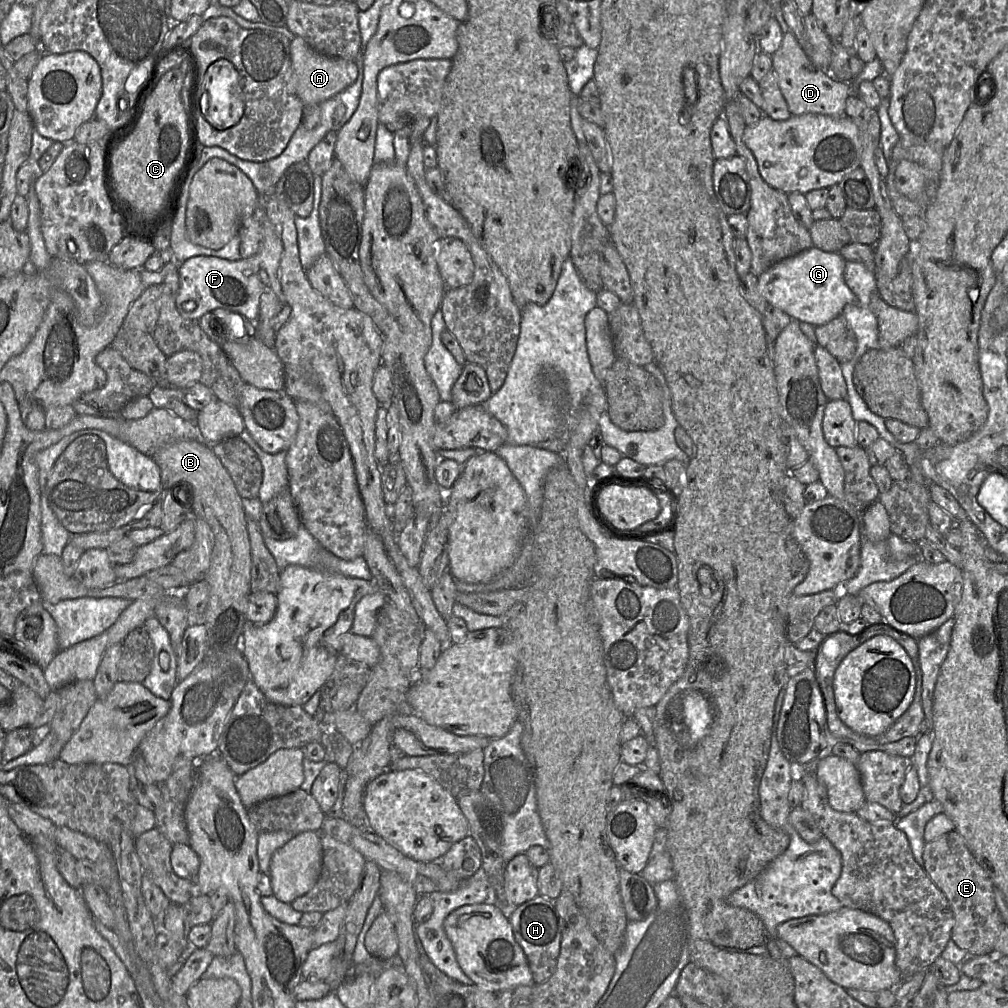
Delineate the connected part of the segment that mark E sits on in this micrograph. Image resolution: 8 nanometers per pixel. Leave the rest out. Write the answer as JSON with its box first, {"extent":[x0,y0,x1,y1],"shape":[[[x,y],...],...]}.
{"extent":[923,831,1005,957],"shape":[[[950,831],[946,834],[943,834],[942,836],[930,841],[925,842],[924,849],[923,849],[923,869],[925,870],[928,877],[931,879],[931,881],[936,885],[936,887],[944,894],[946,897],[951,911],[953,913],[953,927],[951,930],[951,939],[955,942],[955,944],[962,950],[966,951],[968,953],[969,957],[974,956],[982,956],[982,955],[993,955],[994,954],[994,945],[995,942],[1001,933],[1002,929],[1004,928],[1005,924],[1000,916],[1000,913],[997,909],[996,902],[995,902],[995,886],[990,879],[989,875],[986,873],[986,871],[982,868],[982,866],[976,861],[975,857],[969,850],[968,846],[966,845],[965,841],[961,837],[961,835],[957,831]]]}

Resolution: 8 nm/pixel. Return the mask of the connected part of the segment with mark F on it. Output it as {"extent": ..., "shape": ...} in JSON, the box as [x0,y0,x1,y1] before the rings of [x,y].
{"extent":[176,196,283,326],"shape":[[[259,196],[259,206],[254,214],[261,225],[263,234],[262,246],[257,254],[237,261],[201,255],[191,257],[178,266],[179,290],[176,296],[176,306],[182,317],[198,320],[205,313],[221,308],[243,315],[256,326],[260,296],[264,292],[273,291],[279,300],[283,301],[278,279],[279,264],[283,253],[280,228],[268,219],[263,209],[261,196]]]}

